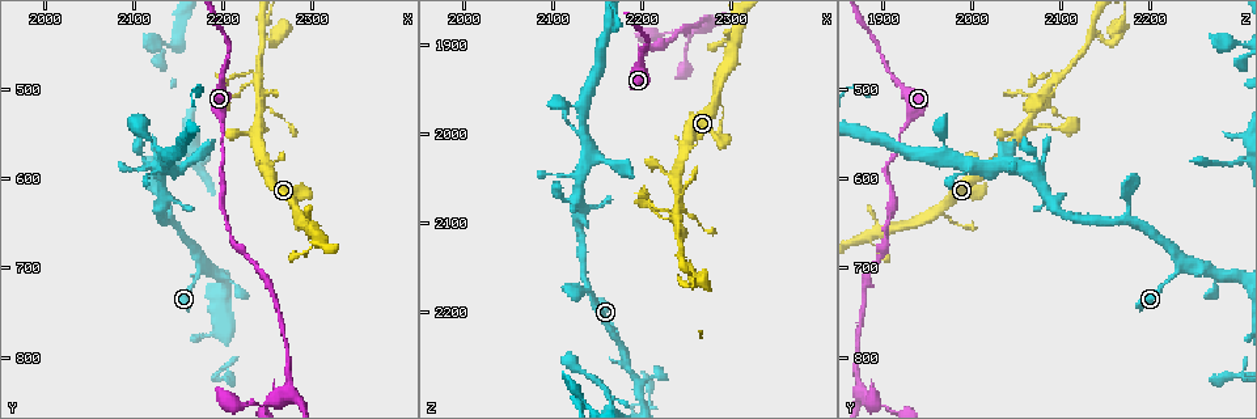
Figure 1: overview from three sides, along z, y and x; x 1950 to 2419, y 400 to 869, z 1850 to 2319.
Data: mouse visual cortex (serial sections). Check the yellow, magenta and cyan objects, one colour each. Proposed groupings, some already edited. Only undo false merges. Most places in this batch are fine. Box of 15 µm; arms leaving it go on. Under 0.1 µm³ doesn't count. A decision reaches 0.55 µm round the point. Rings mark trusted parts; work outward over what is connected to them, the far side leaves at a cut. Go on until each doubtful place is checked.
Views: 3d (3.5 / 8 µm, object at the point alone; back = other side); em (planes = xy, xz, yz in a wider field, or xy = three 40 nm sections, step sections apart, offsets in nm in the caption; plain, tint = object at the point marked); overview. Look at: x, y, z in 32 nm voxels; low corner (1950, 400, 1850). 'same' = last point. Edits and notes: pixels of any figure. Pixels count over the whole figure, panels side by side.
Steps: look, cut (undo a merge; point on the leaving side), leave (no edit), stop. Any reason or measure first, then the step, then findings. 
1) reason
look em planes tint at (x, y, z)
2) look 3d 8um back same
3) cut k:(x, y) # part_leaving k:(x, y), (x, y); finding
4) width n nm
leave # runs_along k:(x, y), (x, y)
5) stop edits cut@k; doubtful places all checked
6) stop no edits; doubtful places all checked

three arms meet
look 3d 8um at (2240, 490, 2090)

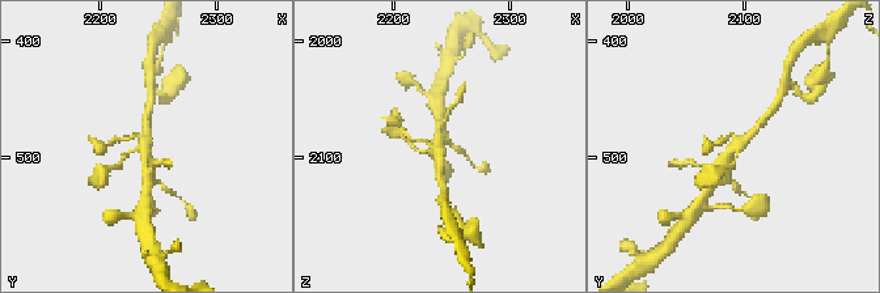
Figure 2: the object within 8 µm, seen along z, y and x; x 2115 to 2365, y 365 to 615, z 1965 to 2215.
look em planes tint at (2240, 492, 2090)

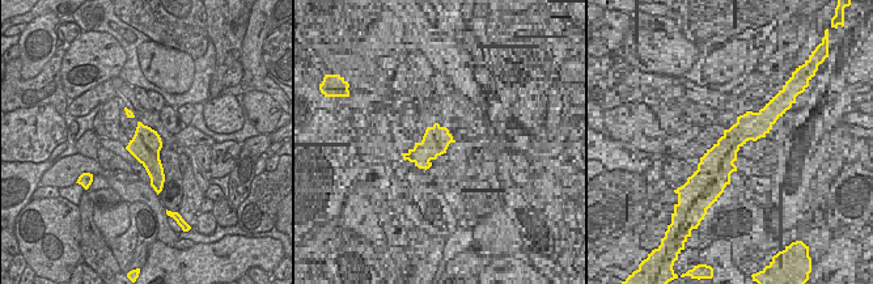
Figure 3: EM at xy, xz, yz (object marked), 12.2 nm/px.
leave # runs_along 2:(713, 181), (736, 143), (762, 120); continuous, no second cell

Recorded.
a narrow waist
look 3d 3.5um at (2245, 440, 2130)

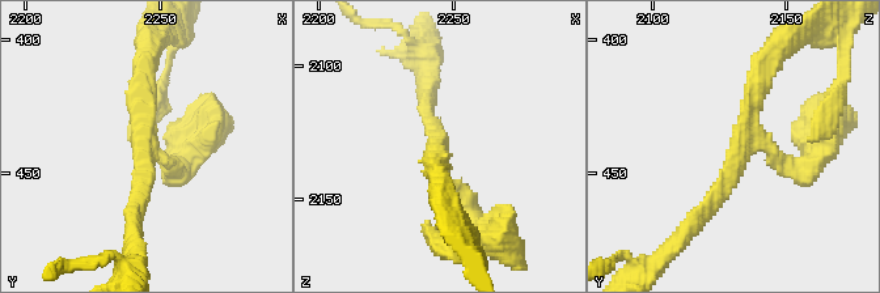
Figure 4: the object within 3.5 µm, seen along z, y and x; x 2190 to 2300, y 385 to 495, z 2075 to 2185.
arms 3; arm_widths 200, 200, 300 nm; need the tissue
look em xy step 5 tint at (2244, 440, 2132)

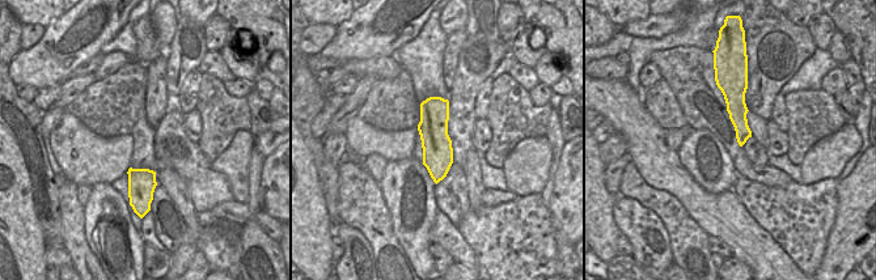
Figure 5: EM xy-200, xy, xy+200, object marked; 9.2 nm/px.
another direction
look em planes tint same

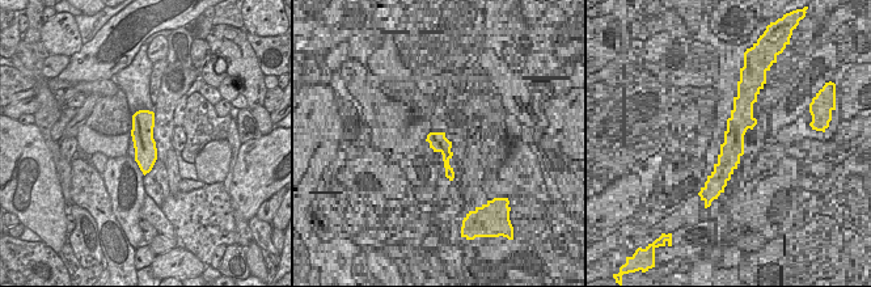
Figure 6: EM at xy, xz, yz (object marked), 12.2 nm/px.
leave # runs_along 4:(694, 221), (748, 141), (802, 169); continuous, no second cell

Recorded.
narrows sharply
look 3d 3.5um at (2255, 850, 1885)

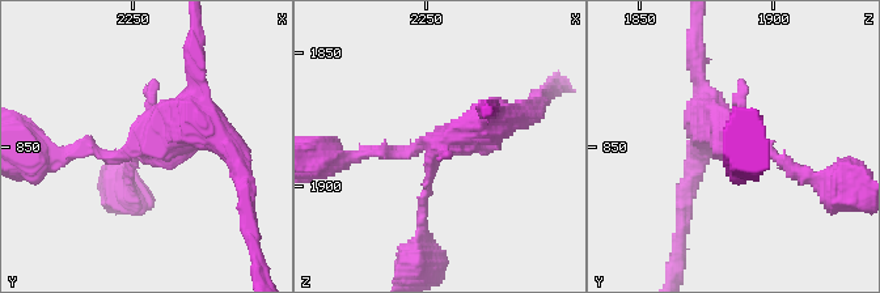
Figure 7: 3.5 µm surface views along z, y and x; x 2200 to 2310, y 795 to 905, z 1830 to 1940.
leave # runs_along 7:(195, 84), (143, 148), (71, 152); continuous, no second cell

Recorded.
stop no edits; doubtful places all checked

